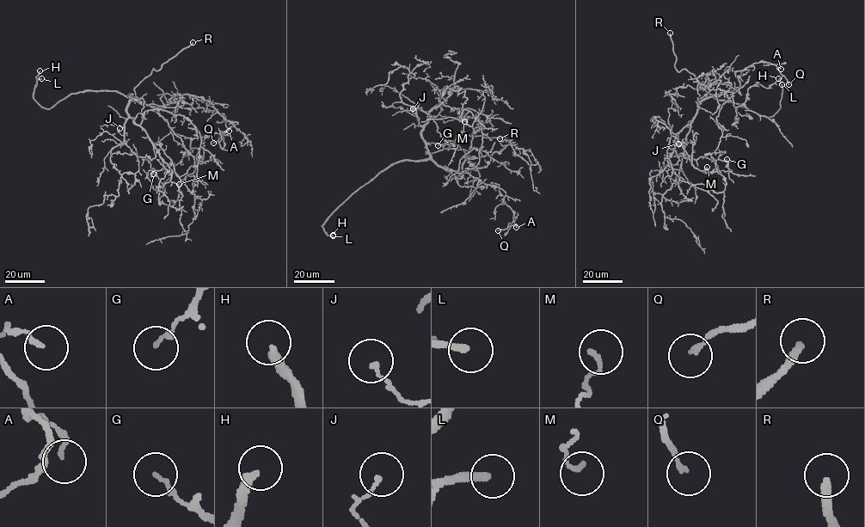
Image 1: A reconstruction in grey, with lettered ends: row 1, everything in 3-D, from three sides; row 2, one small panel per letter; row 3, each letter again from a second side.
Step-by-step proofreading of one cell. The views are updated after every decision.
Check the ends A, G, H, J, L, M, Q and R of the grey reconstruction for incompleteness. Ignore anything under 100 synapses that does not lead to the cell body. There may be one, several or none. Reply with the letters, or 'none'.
H, L, R

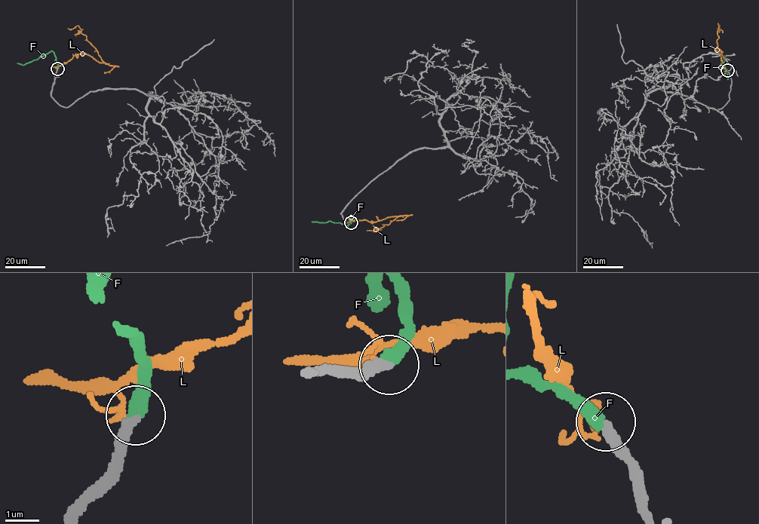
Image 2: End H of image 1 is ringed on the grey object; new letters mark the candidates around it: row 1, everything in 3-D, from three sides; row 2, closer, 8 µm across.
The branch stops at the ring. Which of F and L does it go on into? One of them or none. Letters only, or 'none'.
F

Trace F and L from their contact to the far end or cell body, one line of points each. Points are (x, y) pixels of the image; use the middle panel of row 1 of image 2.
F: (351, 222), (351, 216), (348, 225), (330, 221), (311, 222)
L: (350, 222), (376, 221), (397, 216), (379, 230), (367, 231)

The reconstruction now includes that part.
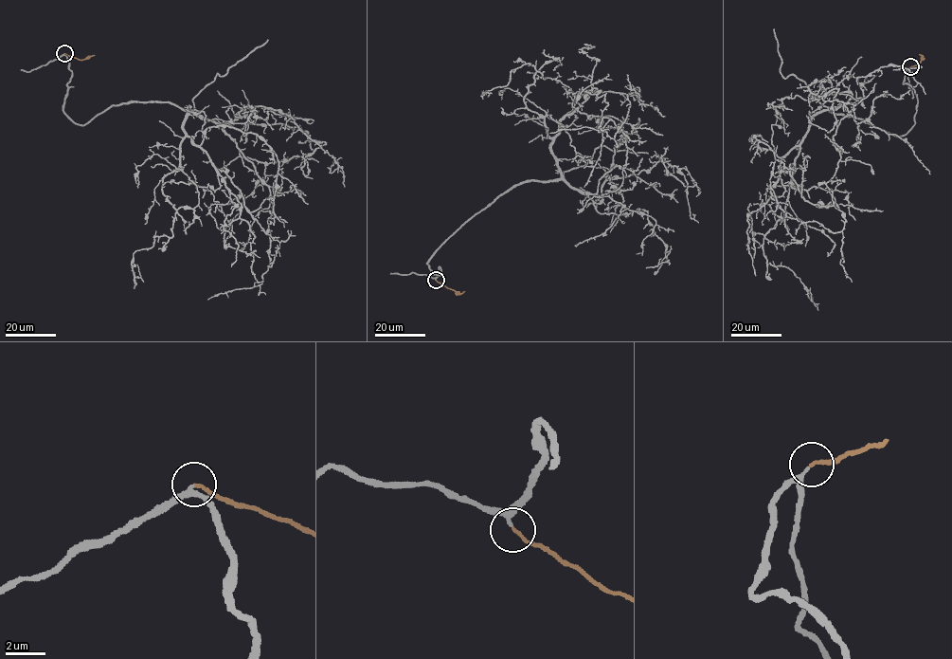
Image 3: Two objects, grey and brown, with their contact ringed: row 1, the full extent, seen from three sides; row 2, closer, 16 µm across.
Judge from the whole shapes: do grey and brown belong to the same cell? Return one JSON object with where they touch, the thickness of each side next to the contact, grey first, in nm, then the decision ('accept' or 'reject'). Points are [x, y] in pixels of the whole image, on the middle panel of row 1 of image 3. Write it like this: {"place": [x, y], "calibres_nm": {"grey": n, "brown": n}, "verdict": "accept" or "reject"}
{"place": [436, 280], "calibres_nm": {"grey": 200, "brown": 150}, "verdict": "accept"}

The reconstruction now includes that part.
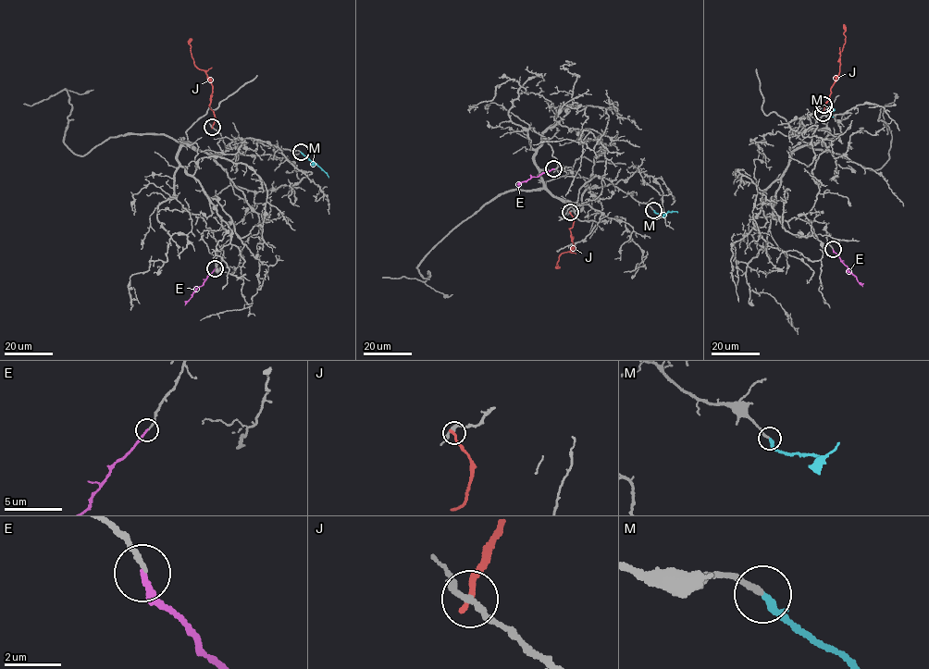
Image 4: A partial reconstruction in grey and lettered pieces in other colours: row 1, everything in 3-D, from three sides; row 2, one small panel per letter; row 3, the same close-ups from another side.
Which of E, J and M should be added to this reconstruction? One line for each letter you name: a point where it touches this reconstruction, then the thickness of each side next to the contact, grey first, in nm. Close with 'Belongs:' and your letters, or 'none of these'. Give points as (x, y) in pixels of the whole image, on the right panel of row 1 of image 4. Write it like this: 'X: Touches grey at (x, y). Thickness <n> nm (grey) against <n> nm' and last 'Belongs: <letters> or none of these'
E: Touches grey at (833, 249). Thickness 150 nm (grey) against 200 nm
M: Touches grey at (823, 105). Thickness 190 nm (grey) against 260 nm
Belongs: E, M

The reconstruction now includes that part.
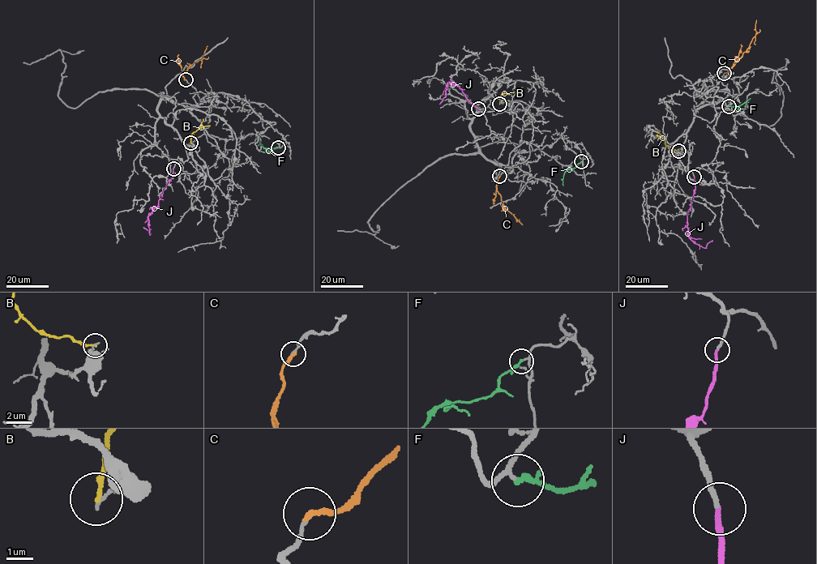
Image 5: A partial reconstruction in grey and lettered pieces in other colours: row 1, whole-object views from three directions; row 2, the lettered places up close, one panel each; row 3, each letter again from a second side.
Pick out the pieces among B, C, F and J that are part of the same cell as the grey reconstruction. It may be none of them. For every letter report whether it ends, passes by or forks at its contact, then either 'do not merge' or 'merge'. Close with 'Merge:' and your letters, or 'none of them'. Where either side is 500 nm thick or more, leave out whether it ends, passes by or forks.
B: it ends | do not merge
C: it ends | do not merge
F: it ends | do not merge
J: it ends | merge
Merge: J

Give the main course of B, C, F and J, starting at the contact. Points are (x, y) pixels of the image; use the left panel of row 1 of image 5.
B: (190, 143), (191, 134), (210, 126)
C: (186, 79), (182, 72), (203, 58), (207, 46)
F: (278, 147), (265, 148), (260, 141)
J: (173, 168), (171, 180), (164, 189), (158, 205), (147, 217), (150, 234), (143, 227)

